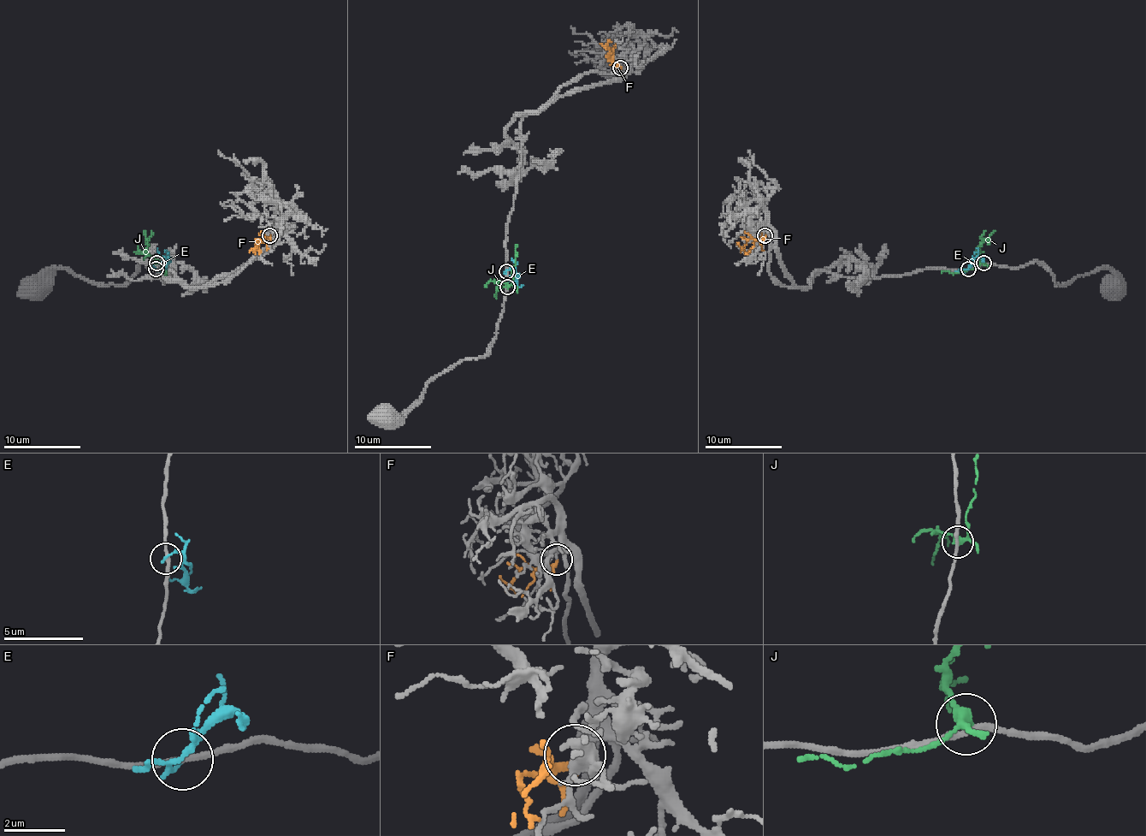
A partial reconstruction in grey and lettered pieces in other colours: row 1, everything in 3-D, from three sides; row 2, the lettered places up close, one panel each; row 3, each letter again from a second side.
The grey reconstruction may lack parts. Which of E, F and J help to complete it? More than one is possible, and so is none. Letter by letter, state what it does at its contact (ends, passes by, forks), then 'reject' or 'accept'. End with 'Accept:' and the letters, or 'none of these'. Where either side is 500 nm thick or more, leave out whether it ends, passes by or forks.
E: it ends | reject
F: it ends | accept
J: it forks | reject
Accept: F

